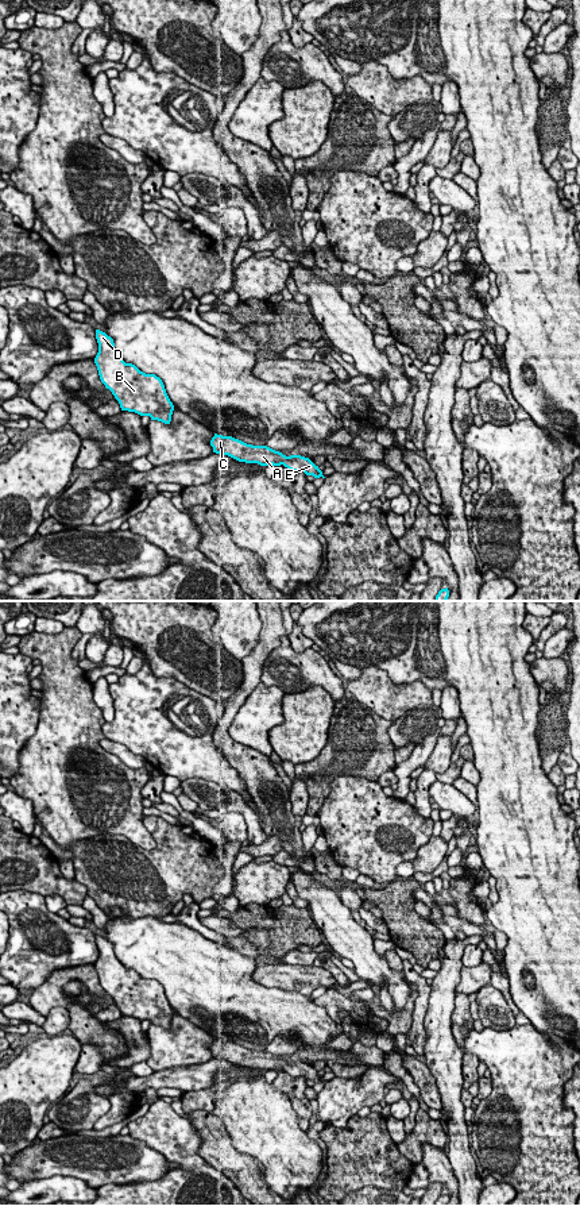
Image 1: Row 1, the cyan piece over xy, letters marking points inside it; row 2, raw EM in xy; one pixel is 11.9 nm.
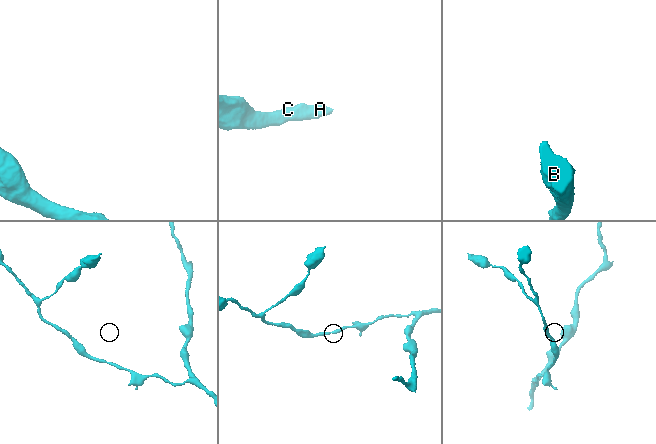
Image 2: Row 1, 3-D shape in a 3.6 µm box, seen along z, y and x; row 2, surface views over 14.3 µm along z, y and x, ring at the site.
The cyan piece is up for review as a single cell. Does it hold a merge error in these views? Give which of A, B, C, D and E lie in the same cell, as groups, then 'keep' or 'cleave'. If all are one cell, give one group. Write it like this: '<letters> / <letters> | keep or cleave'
A B C D E | keep

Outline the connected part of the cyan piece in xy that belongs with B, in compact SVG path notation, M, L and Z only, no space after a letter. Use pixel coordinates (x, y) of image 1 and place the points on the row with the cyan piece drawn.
M96 330L96 339L98 352L94 363L100 379L119 401L121 411L170 424L174 405L162 379L140 371L132 363L125 363L116 352L113 339L105 332Z

